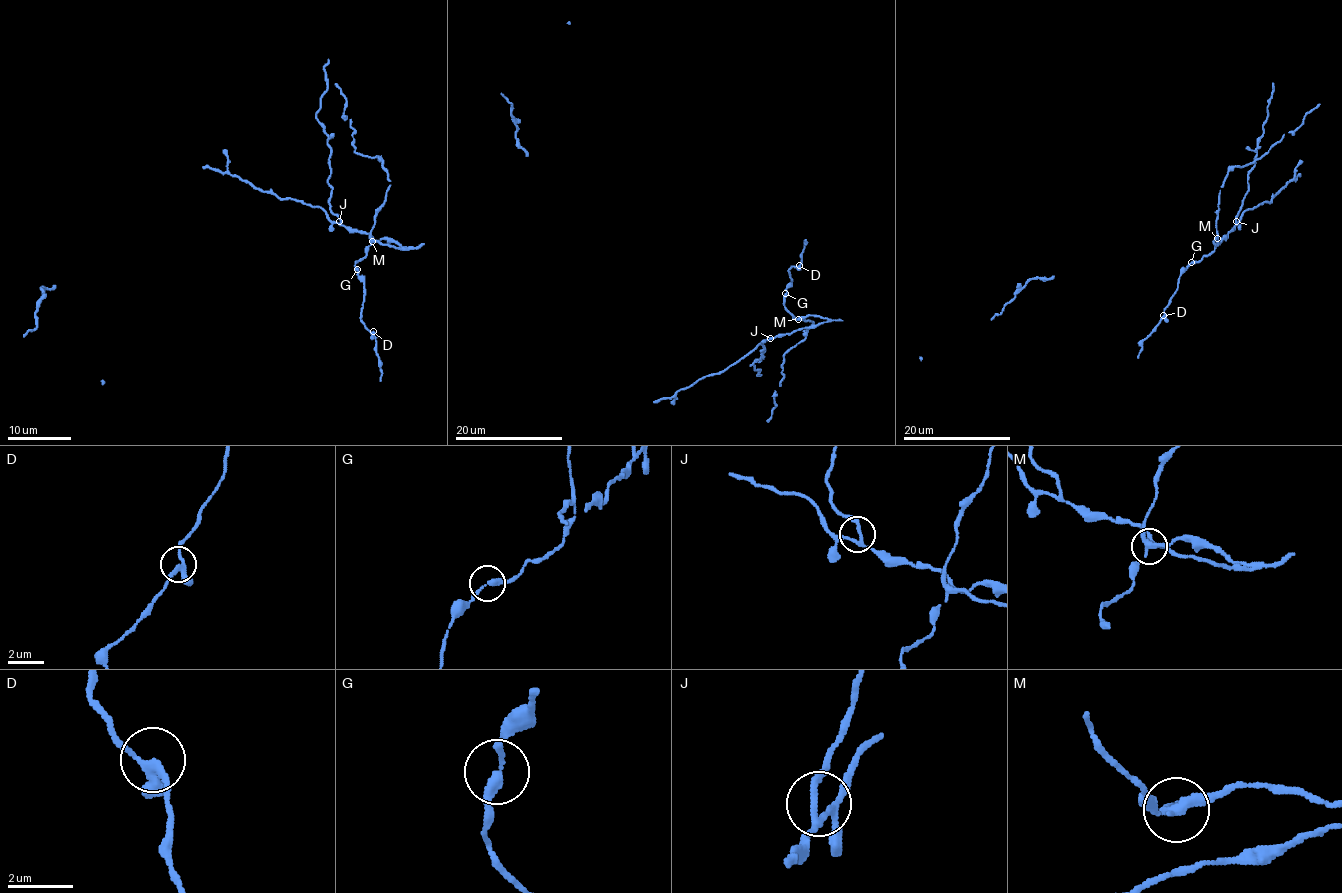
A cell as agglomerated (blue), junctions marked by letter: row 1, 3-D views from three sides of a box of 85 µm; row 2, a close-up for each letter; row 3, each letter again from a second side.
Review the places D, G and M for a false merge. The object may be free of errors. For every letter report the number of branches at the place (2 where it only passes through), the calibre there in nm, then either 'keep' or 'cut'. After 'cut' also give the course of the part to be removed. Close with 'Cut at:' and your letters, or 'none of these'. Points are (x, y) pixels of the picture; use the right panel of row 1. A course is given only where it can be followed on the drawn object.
D: branches 3; calibre 240 nm; keep
G: branches 2; calibre 240 nm; keep
M: branches 3; calibre 240 nm; cut; course (1217, 238), (1213, 241), (1217, 245), (1233, 228), (1248, 190), (1247, 174), (1254, 166), (1273, 83)
Cut at: M

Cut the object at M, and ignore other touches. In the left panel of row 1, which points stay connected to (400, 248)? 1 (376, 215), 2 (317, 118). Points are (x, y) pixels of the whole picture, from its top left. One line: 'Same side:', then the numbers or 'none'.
Same side: 2

